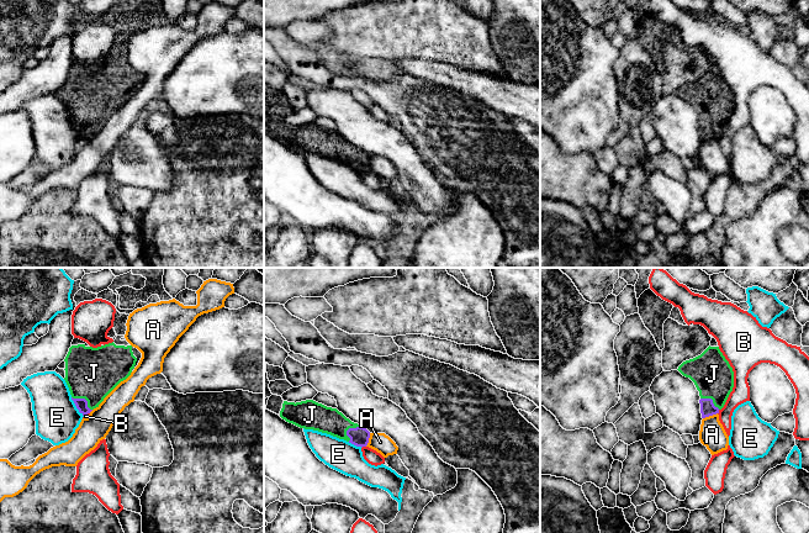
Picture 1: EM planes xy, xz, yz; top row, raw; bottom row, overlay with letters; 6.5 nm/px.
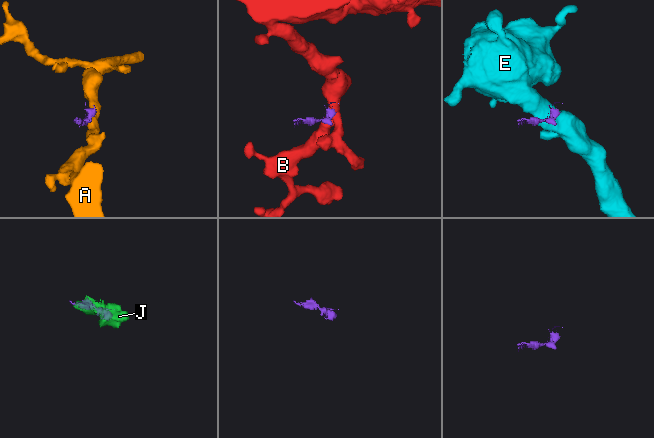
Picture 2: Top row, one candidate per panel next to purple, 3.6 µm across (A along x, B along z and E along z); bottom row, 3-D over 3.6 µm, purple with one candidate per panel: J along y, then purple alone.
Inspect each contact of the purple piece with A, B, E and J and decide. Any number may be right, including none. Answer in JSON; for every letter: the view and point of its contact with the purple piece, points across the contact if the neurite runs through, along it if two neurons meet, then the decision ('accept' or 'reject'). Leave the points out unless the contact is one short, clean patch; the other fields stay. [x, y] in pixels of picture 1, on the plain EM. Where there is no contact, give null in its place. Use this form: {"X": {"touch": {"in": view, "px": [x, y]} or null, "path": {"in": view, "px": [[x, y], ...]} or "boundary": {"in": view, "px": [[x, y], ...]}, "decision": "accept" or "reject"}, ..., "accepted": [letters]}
{"A": {"touch": {"in": "yz", "px": [709, 138]}, "boundary": {"in": "yz", "px": [[717, 136], [703, 142]]}, "decision": "reject"}, "B": {"touch": {"in": "xz", "px": [363, 169]}, "boundary": {"in": "xz", "px": [[365, 169], [361, 172]]}, "decision": "reject"}, "E": {"touch": {"in": "xy", "px": [77, 131]}, "boundary": {"in": "xy", "px": [[70, 121], [83, 140]]}, "decision": "reject"}, "J": {"touch": {"in": "xy", "px": [84, 122]}, "decision": "accept"}, "accepted": ["J"]}

